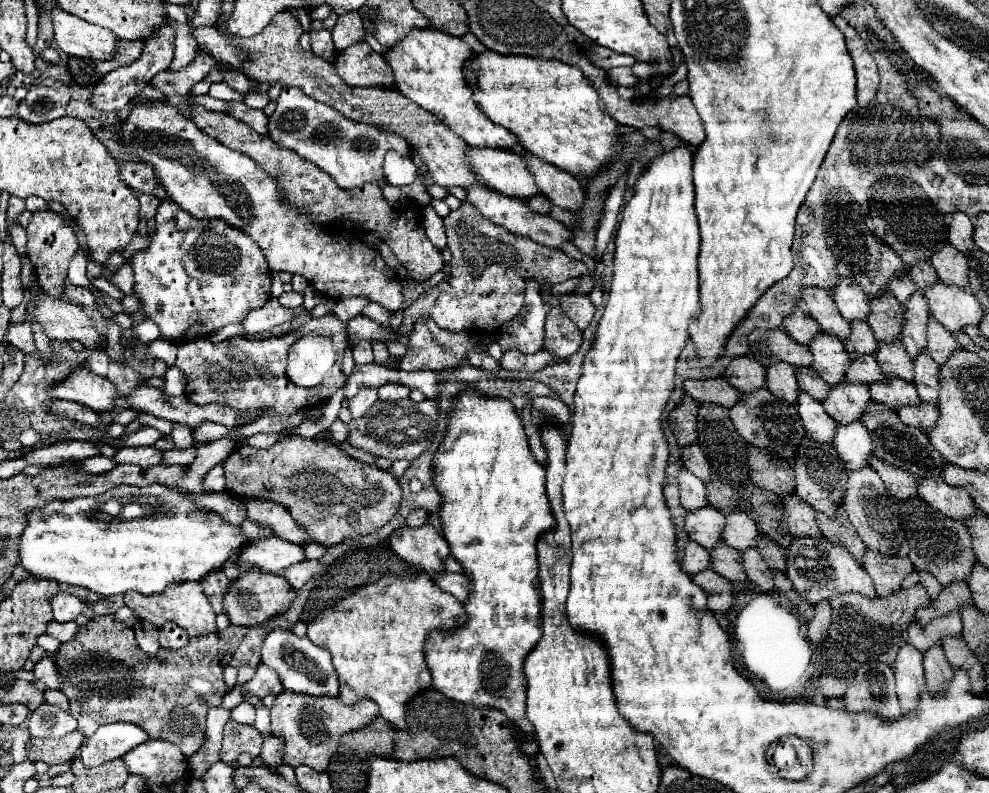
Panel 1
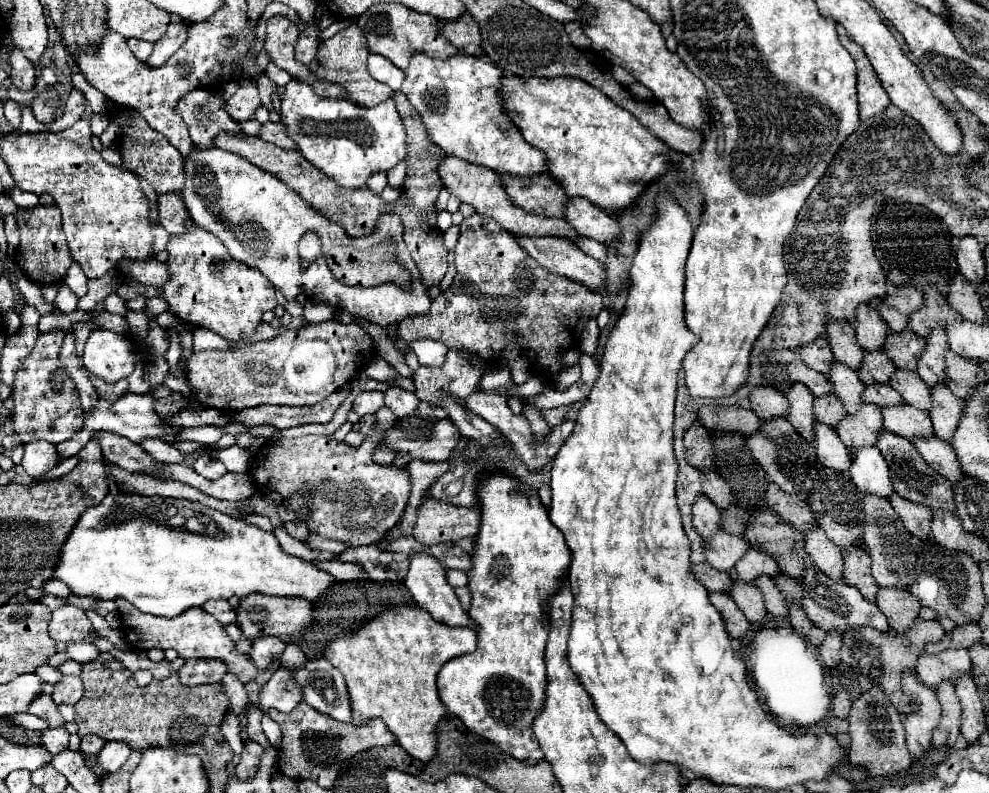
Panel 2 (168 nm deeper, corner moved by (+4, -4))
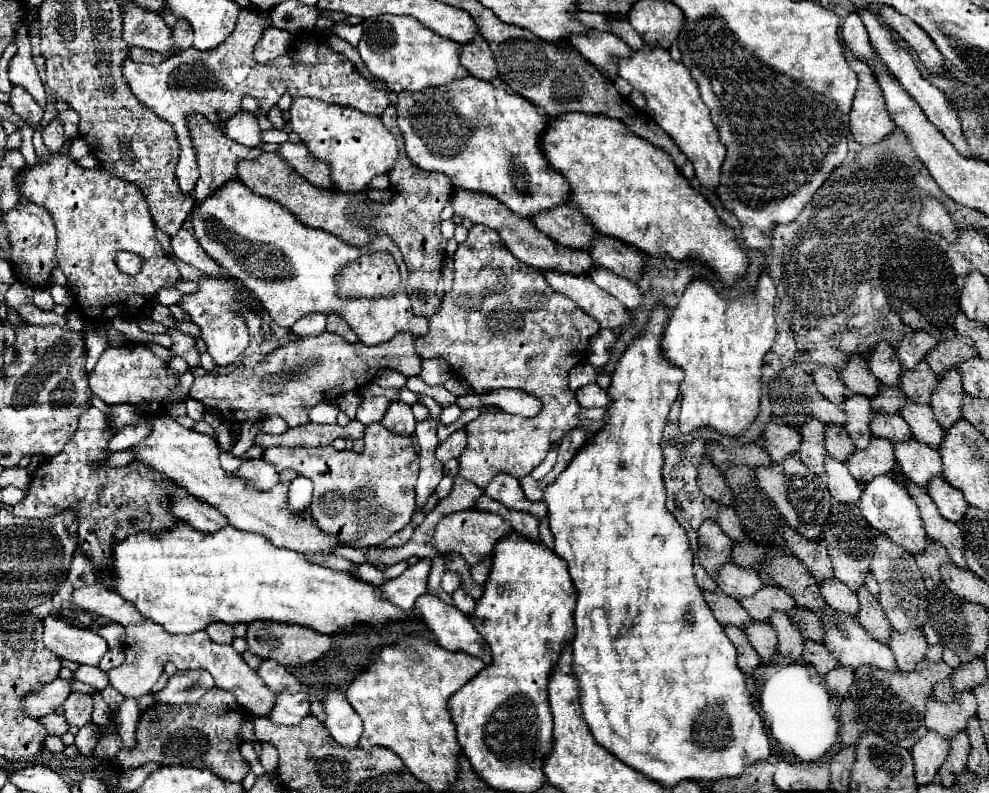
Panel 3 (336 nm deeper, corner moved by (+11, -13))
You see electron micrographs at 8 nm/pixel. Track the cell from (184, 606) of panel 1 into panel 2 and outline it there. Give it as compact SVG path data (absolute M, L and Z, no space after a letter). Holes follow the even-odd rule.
M115 600L119 616L123 620L123 634L125 640L131 644L135 650L149 650L149 648L175 648L179 656L183 658L221 658L229 672L237 674L239 680L245 684L255 678L257 668L249 660L247 654L239 654L235 650L235 642L225 634L223 626L207 612L201 608L189 608L187 612L167 620L161 616L147 616L145 612L139 612L133 604L127 604L127 600Z

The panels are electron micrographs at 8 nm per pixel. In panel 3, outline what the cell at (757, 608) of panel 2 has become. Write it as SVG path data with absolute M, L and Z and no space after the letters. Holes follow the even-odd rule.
M752 621L752 625L746 627L748 641L756 649L756 653L762 657L762 661L768 665L772 663L772 657L778 653L778 641L776 641L776 631L770 623L762 621Z

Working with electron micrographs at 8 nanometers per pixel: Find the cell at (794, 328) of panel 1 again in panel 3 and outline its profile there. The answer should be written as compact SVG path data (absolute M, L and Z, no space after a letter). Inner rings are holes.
M818 369L812 377L814 377L814 383L816 383L816 389L824 397L828 397L828 401L832 401L834 405L840 405L842 401L848 399L850 391L842 383L842 379L838 377L838 371L834 371L834 369Z

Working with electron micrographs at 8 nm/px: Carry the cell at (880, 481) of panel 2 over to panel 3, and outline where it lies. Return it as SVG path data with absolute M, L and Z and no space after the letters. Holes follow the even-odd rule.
M882 475L882 477L874 477L870 483L866 483L858 507L874 529L886 529L886 535L894 543L898 543L904 551L908 551L910 555L918 555L926 549L928 537L926 537L926 529L924 529L924 521L920 517L918 505L912 501L906 487L902 487L894 477Z

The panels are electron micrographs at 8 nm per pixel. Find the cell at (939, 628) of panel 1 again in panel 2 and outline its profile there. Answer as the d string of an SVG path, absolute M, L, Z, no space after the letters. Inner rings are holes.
M947 648L935 656L923 652L917 660L915 672L919 680L923 680L923 684L935 690L941 680L951 680L957 674L971 672L969 652L965 648Z

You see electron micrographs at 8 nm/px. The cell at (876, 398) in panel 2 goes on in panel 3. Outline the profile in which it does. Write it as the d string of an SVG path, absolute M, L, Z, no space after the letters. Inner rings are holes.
M876 413L872 419L872 433L876 437L884 437L890 441L908 441L912 439L912 431L900 415L884 415Z

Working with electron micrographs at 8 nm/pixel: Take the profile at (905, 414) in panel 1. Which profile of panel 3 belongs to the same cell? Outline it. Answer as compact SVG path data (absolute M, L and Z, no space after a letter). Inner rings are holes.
M936 477L930 485L930 497L936 503L936 507L940 509L942 517L952 521L952 523L960 523L964 519L964 513L968 509L968 503L964 501L964 495L960 491L956 491L952 485L948 485L946 481L942 481L942 477Z

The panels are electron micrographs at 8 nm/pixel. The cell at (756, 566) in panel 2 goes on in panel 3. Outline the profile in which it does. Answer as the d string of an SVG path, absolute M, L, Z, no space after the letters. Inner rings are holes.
M764 587L754 597L740 599L740 603L756 621L770 621L772 613L776 611L790 615L798 607L796 601L784 589L778 587Z

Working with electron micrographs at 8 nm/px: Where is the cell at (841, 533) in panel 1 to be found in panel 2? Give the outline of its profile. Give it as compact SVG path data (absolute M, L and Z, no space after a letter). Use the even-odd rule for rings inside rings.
M849 546L841 554L843 554L843 580L847 584L857 586L867 600L875 602L877 584L871 576L869 556L863 554L861 546Z

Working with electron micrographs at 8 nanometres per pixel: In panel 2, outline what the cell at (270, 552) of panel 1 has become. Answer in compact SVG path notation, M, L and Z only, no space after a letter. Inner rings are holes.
M315 560L315 568L323 568L335 580L369 580L367 572L363 568L359 568L357 564L345 564L345 562L337 562L337 560L325 560L325 562Z

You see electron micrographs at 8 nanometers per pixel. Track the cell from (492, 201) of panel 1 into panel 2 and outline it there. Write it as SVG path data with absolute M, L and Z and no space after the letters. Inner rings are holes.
M515 236L515 240L549 272L577 280L589 290L603 290L603 264L587 256L575 242L559 236Z

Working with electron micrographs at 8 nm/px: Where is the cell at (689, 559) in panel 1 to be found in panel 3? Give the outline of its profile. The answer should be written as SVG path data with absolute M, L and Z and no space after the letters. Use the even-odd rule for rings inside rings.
M704 591L704 599L710 605L714 617L718 619L718 623L722 625L736 625L740 629L746 629L746 625L752 621L746 613L746 609L732 597L726 597L724 593L716 591L716 593L708 593Z

